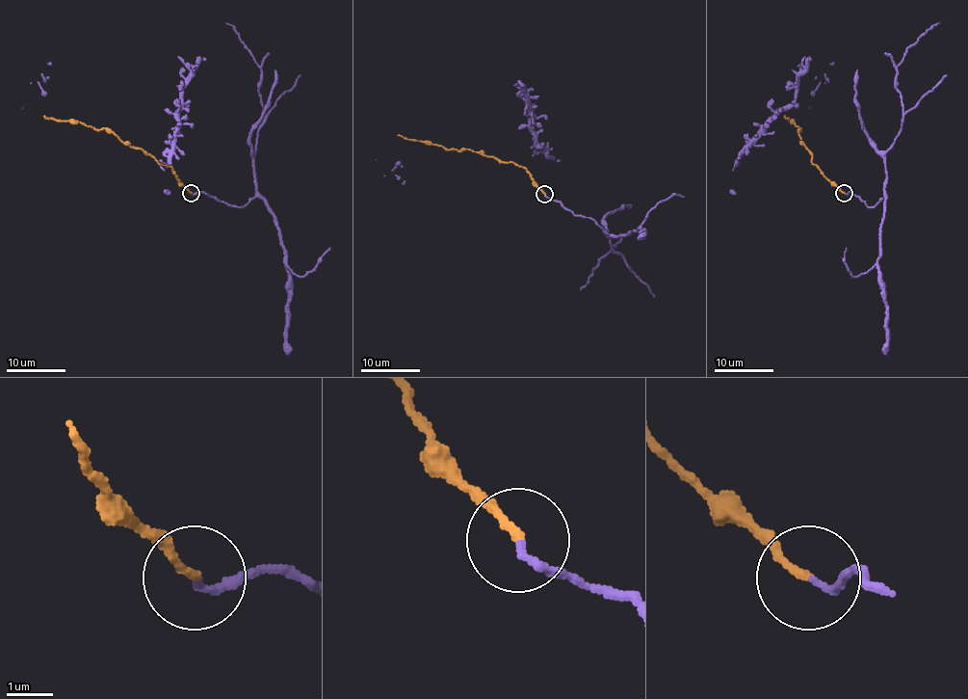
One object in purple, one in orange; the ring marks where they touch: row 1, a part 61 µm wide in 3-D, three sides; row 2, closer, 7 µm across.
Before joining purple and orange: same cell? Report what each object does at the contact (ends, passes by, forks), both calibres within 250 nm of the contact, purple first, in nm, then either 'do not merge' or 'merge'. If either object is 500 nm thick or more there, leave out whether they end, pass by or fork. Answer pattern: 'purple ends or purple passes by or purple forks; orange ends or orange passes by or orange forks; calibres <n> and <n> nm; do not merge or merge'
purple ends; orange ends; calibres 150 and 180 nm; merge

